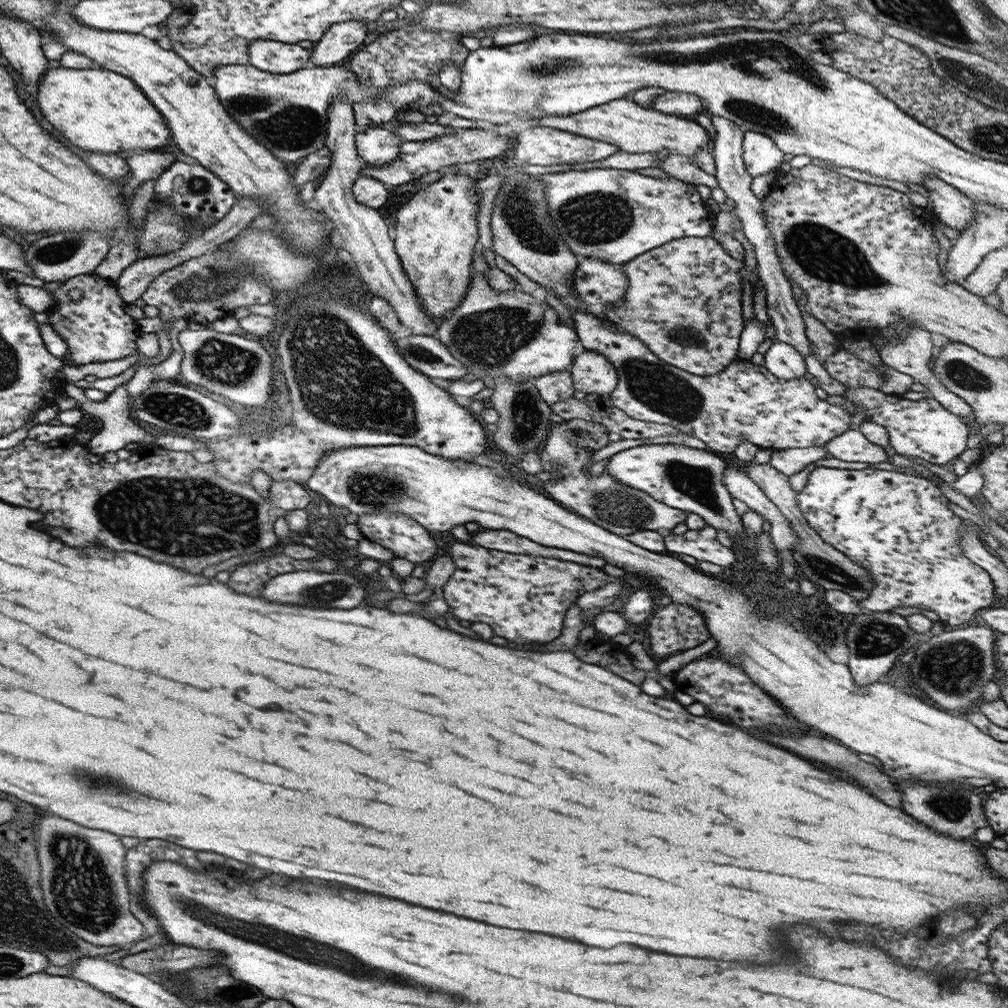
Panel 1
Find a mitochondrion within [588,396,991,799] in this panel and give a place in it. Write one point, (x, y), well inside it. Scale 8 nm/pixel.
(951, 670)

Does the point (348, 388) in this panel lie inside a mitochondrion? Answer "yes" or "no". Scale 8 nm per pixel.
yes

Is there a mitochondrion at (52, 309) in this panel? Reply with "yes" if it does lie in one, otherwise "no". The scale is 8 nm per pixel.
no

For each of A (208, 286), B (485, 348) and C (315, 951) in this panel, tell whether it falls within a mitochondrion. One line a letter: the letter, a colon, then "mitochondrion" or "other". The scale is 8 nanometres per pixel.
A: mitochondrion
B: mitochondrion
C: mitochondrion

